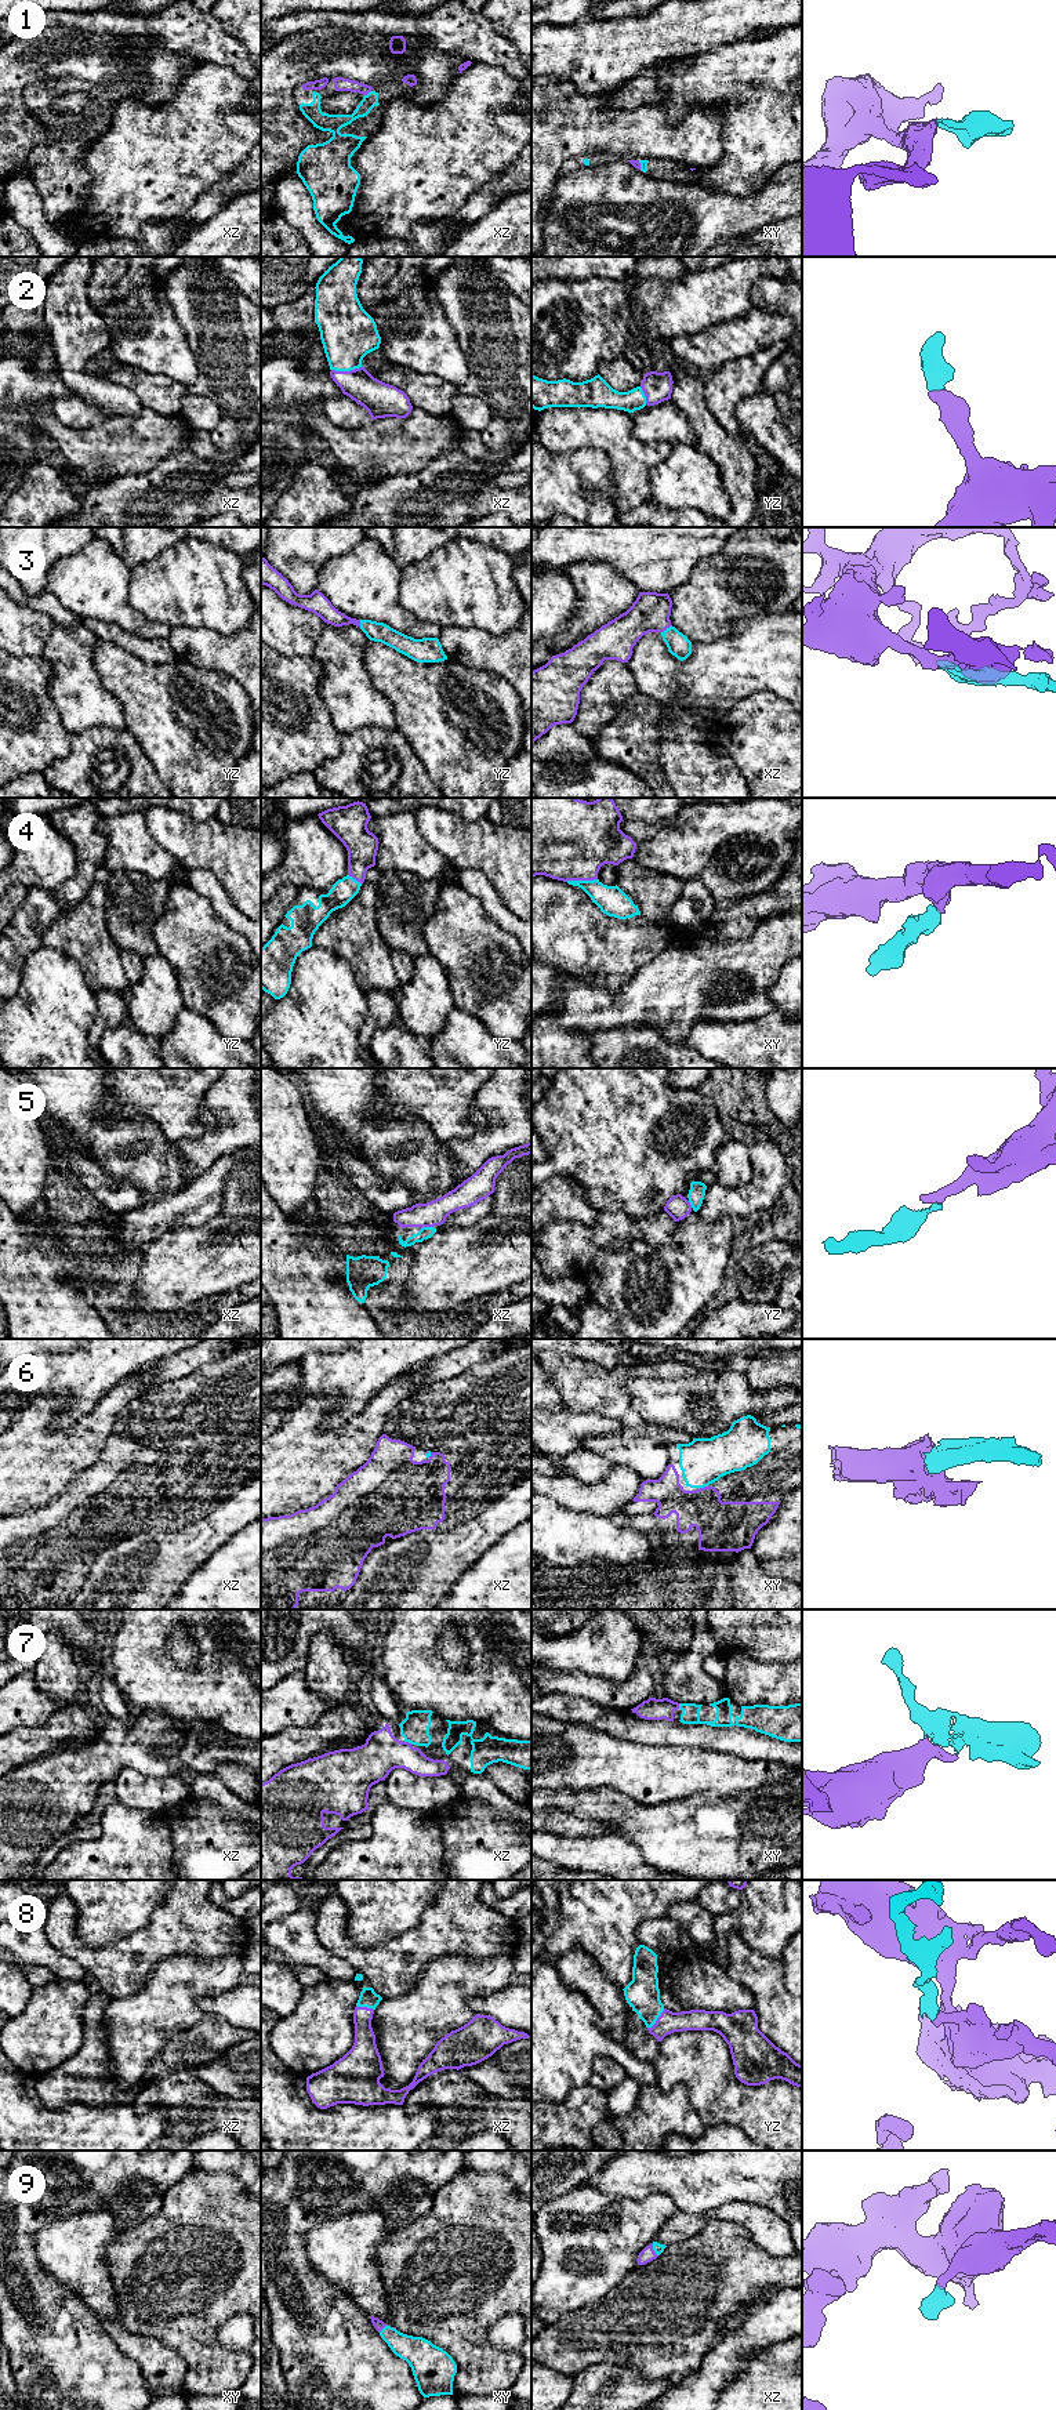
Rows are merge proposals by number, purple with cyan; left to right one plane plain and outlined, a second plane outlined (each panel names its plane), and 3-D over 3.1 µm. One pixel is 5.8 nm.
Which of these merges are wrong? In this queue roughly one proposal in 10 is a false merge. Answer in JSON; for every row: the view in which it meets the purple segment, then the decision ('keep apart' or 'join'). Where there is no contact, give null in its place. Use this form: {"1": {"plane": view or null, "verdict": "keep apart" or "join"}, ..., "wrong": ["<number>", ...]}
{"1": {"plane": "xz", "verdict": "join"}, "2": {"plane": "xz", "verdict": "join"}, "3": {"plane": "xz", "verdict": "join"}, "4": {"plane": "xy", "verdict": "join"}, "5": {"plane": "xz", "verdict": "join"}, "6": {"plane": "xy", "verdict": "join"}, "7": {"plane": "xz", "verdict": "join"}, "8": {"plane": "yz", "verdict": "join"}, "9": {"plane": "xz", "verdict": "join"}, "wrong": []}

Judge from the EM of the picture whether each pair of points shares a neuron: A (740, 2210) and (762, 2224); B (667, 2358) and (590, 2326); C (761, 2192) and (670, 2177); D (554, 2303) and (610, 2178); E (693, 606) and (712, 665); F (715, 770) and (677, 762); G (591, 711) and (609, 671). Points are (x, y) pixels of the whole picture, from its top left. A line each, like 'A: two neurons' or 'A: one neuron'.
A: one neuron
B: one neuron
C: one neuron
D: two neurons
E: two neurons
F: one neuron
G: one neuron

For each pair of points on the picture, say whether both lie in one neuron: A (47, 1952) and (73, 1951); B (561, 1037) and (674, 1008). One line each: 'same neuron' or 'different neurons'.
A: different neurons
B: same neuron

